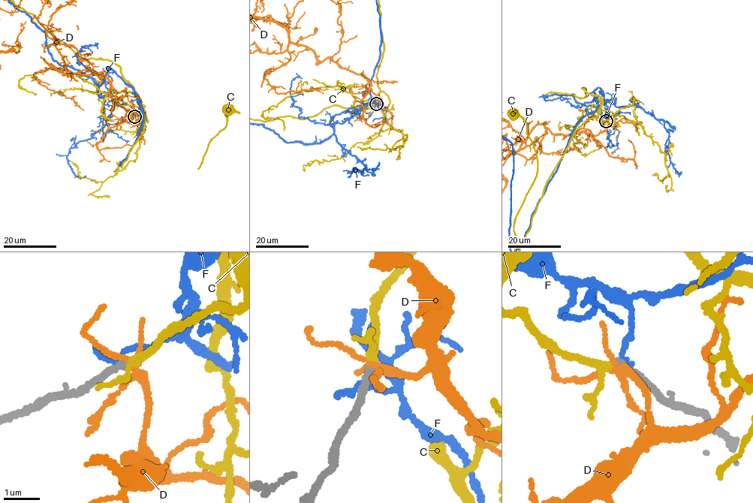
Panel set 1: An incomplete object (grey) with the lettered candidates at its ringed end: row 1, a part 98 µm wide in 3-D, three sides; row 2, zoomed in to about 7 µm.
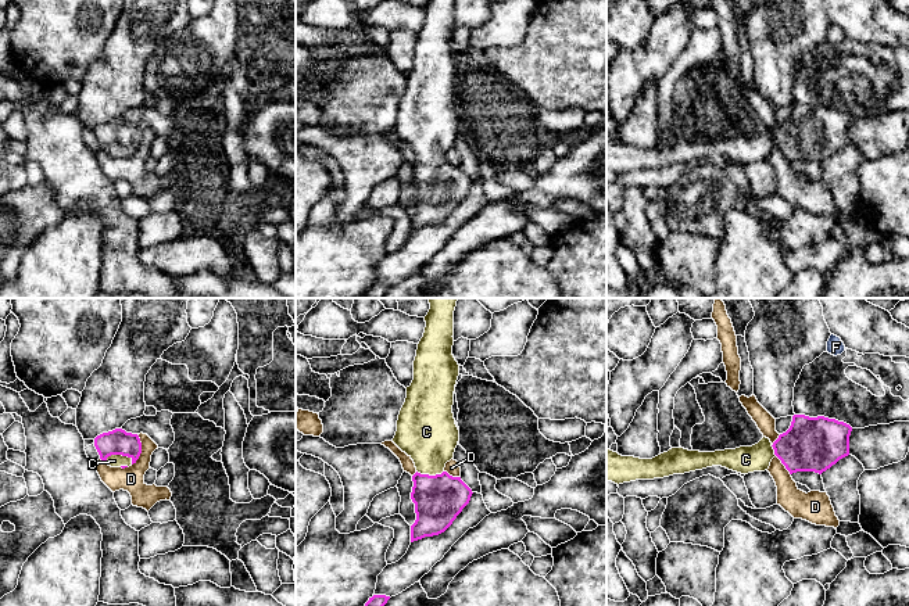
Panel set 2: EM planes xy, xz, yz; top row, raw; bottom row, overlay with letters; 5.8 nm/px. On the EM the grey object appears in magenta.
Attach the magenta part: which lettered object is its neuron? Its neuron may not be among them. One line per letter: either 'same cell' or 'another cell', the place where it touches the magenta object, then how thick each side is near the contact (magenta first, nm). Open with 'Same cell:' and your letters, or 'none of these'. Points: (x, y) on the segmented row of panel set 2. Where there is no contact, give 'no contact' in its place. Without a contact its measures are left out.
Same cell: C
C: same cell | xy (117, 454) | 150/80 nm
D: another cell | xy (140, 449) | 150/150 nm
F: another cell | no contact

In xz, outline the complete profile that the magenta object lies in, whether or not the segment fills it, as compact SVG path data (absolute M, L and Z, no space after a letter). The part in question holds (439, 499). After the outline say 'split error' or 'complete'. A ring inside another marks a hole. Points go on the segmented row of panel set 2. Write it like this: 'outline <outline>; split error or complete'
outline M429 298L426 327L414 361L414 380L407 387L407 398L393 438L393 442L414 460L416 467L411 492L416 520L411 526L411 542L444 533L473 494L461 477L452 477L444 470L445 463L454 458L459 441L459 430L452 413L454 391L459 376L459 365L452 355L457 301L458 298Z; split error

